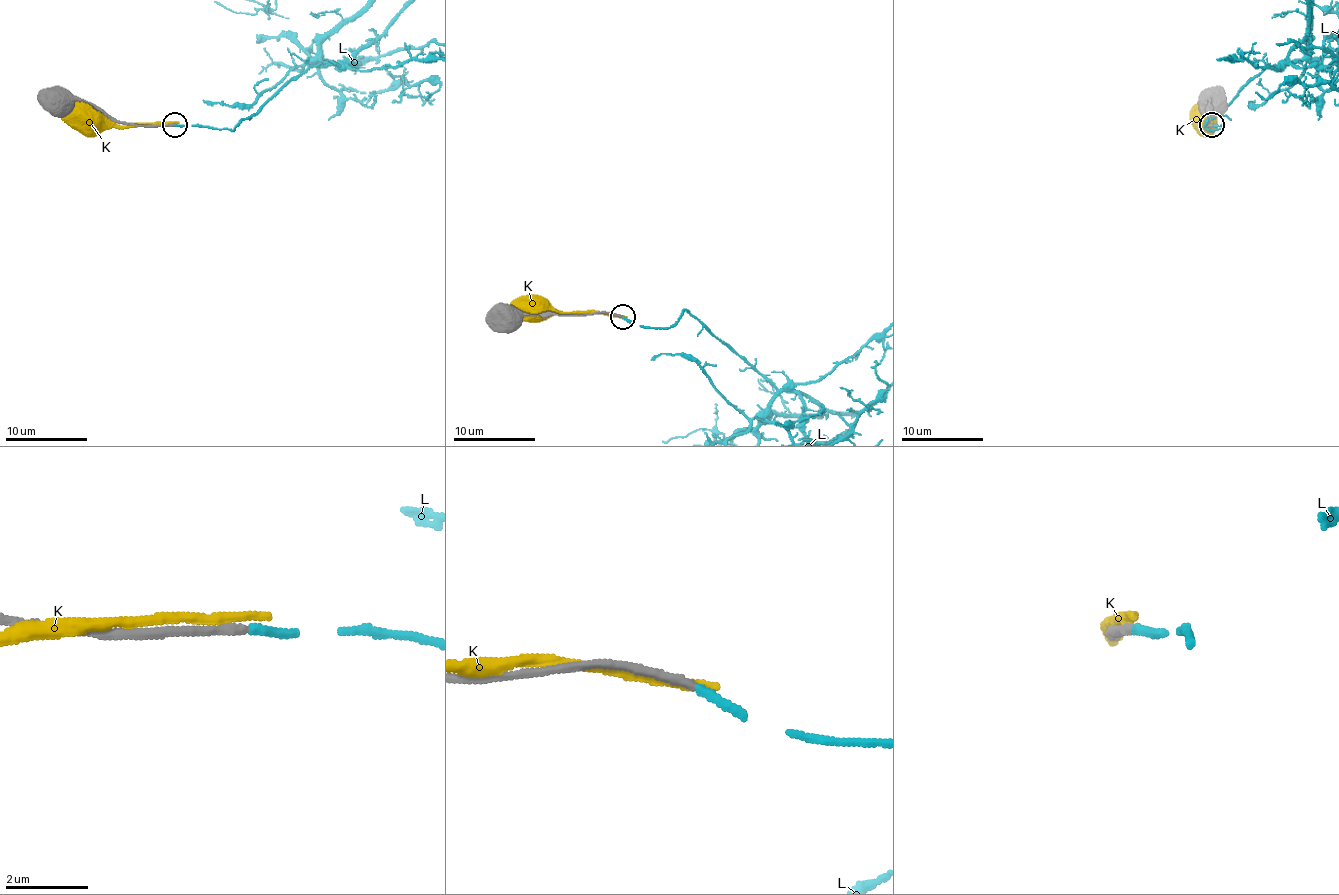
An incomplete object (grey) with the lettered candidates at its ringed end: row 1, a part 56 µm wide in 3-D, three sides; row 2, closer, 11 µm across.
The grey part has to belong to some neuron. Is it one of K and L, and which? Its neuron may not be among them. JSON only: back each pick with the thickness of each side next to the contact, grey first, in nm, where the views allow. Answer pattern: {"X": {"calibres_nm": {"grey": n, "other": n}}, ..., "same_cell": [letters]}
{"L": {"calibres_nm": {"grey": 220, "other": 240}}, "same_cell": ["L"]}

